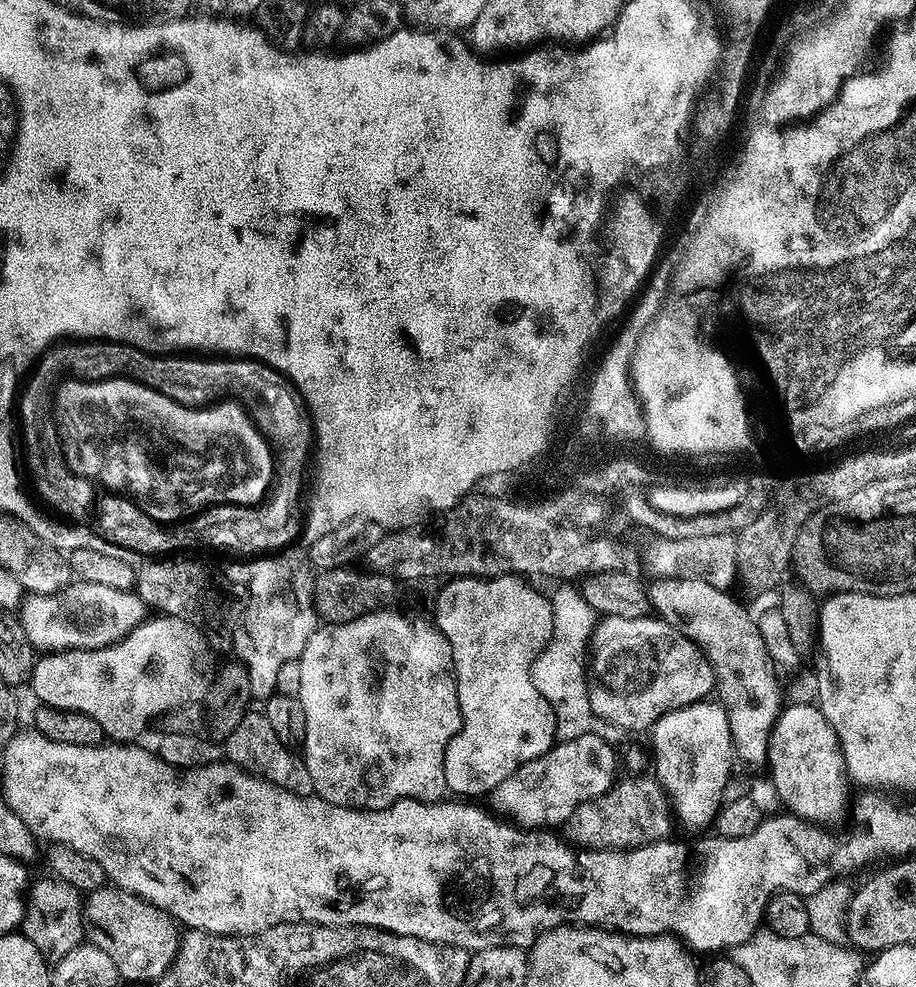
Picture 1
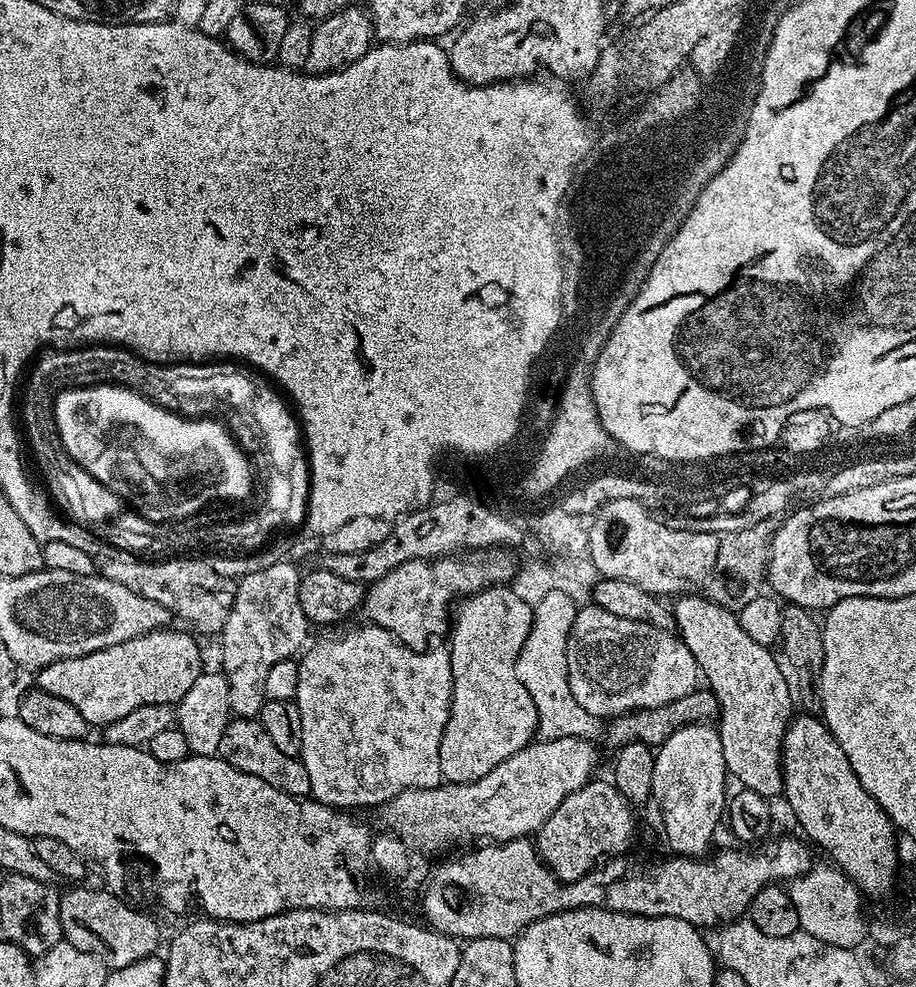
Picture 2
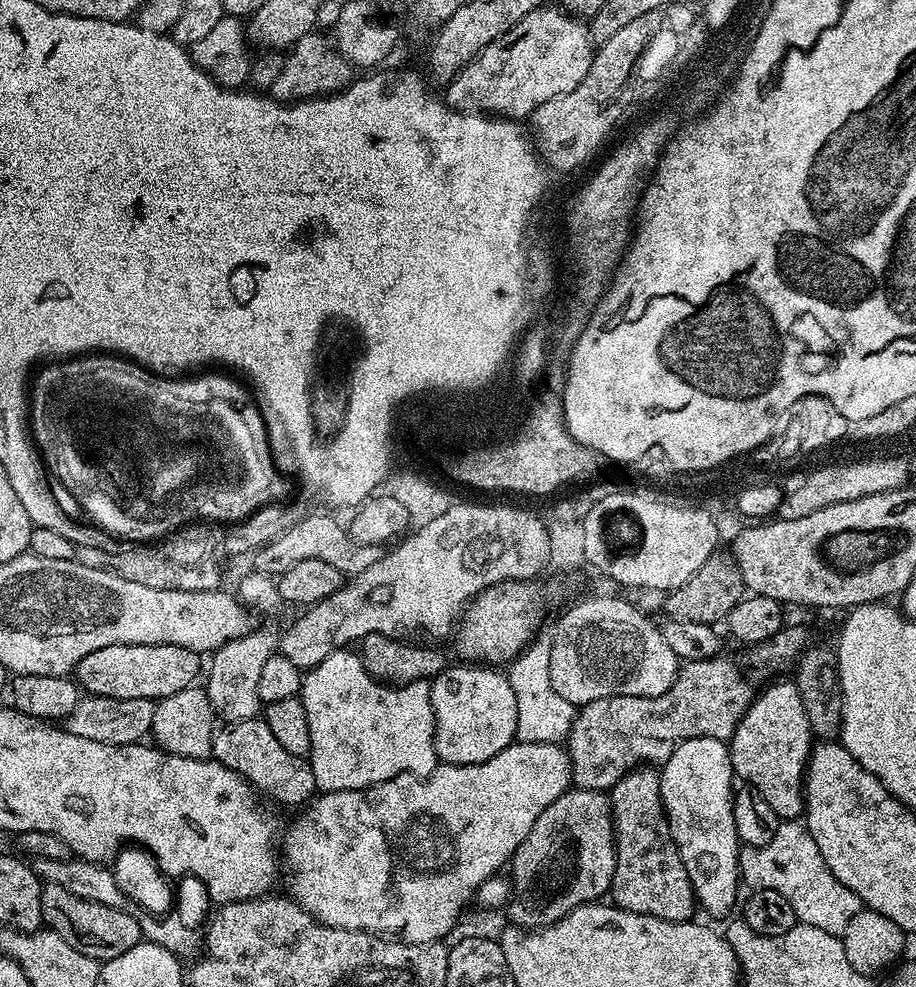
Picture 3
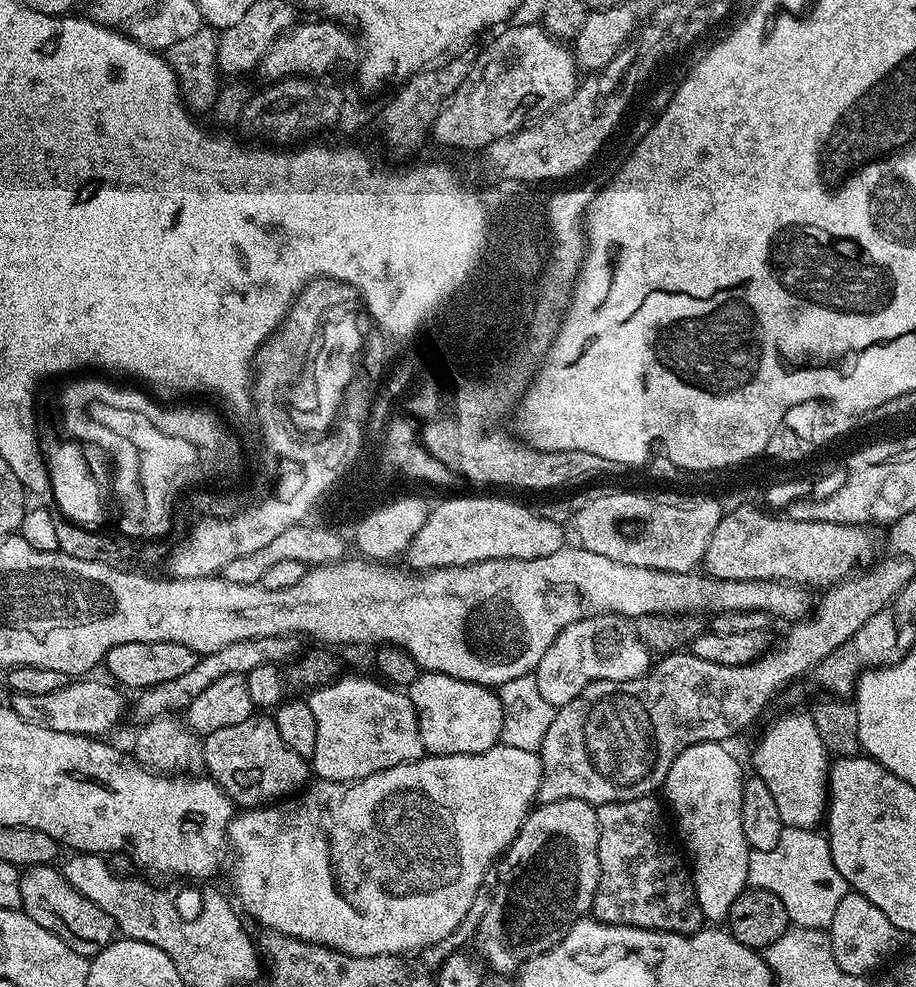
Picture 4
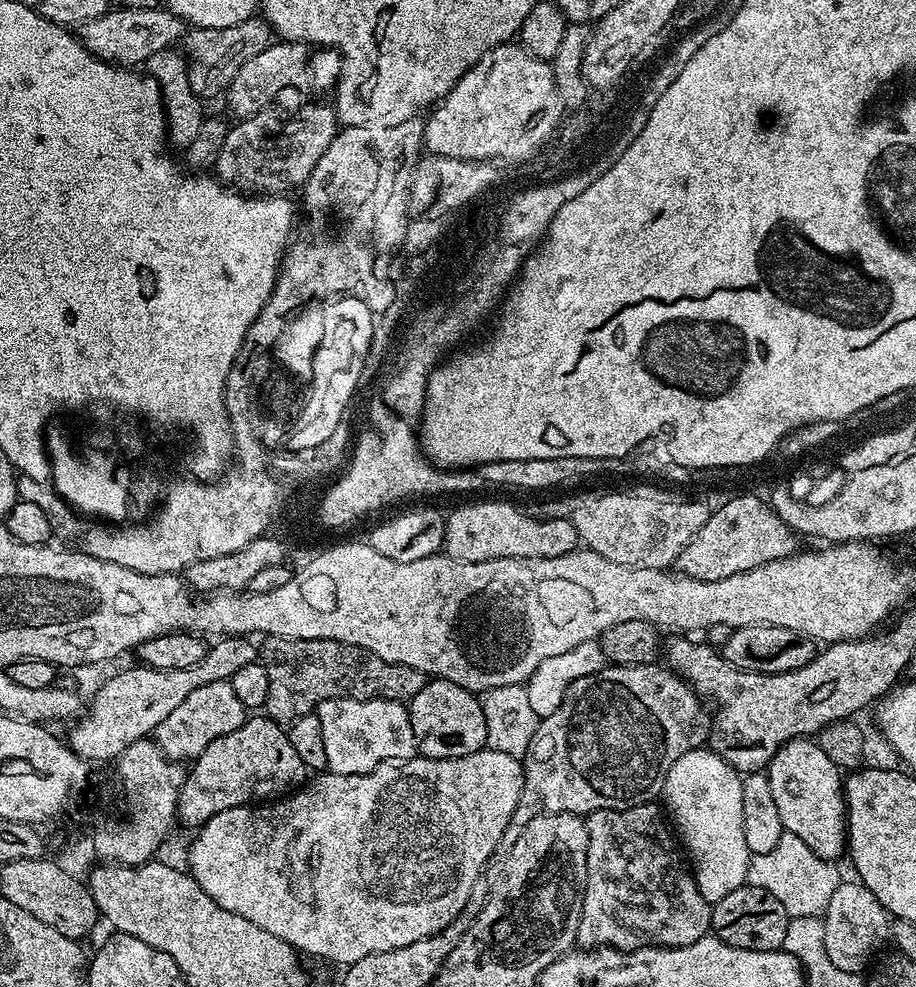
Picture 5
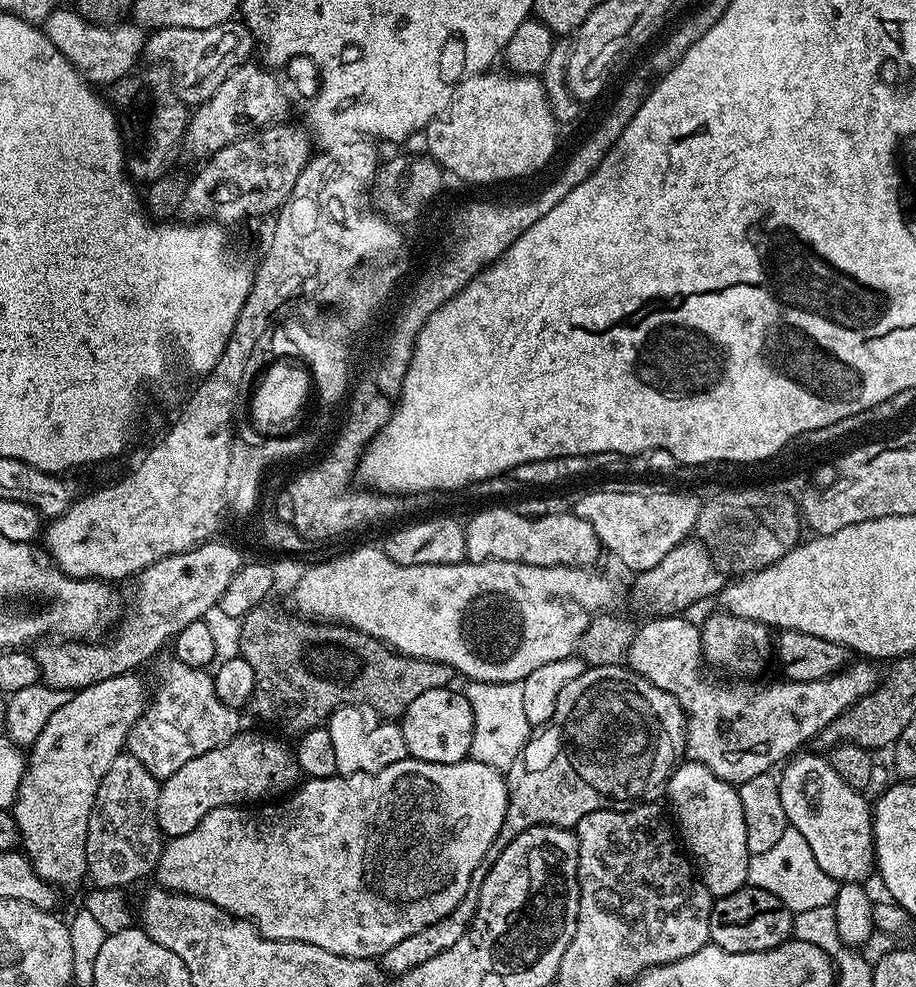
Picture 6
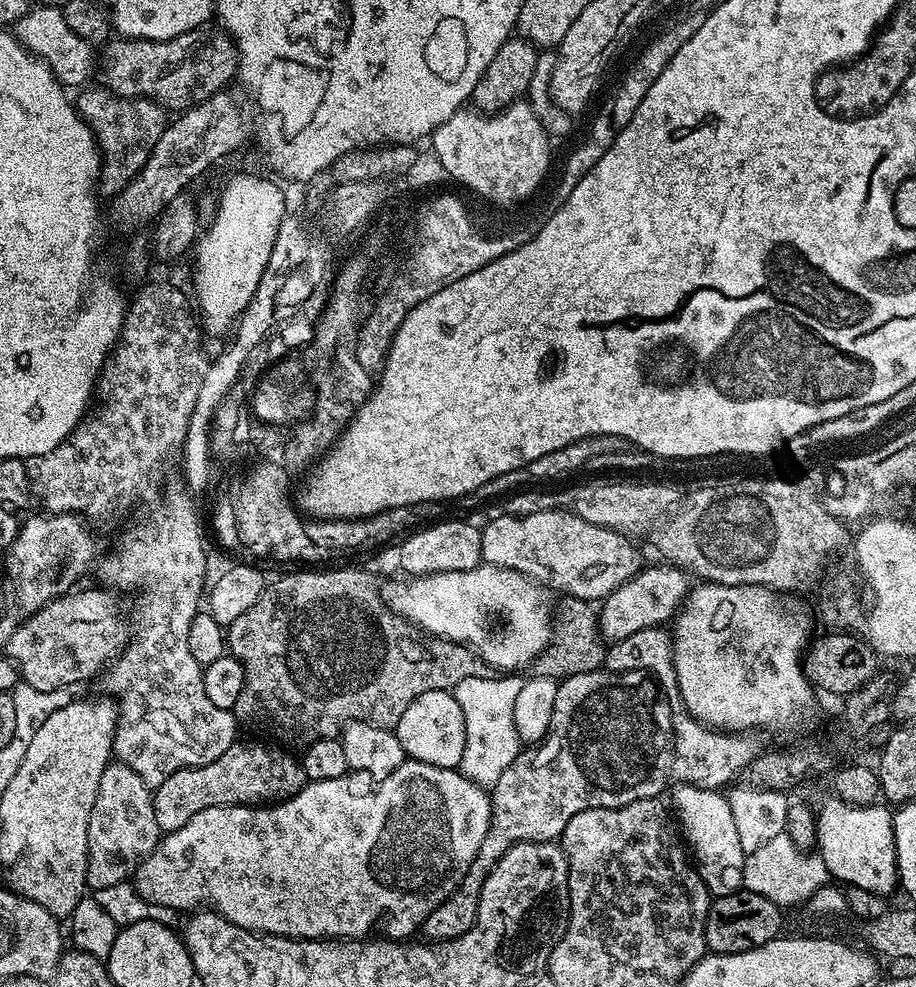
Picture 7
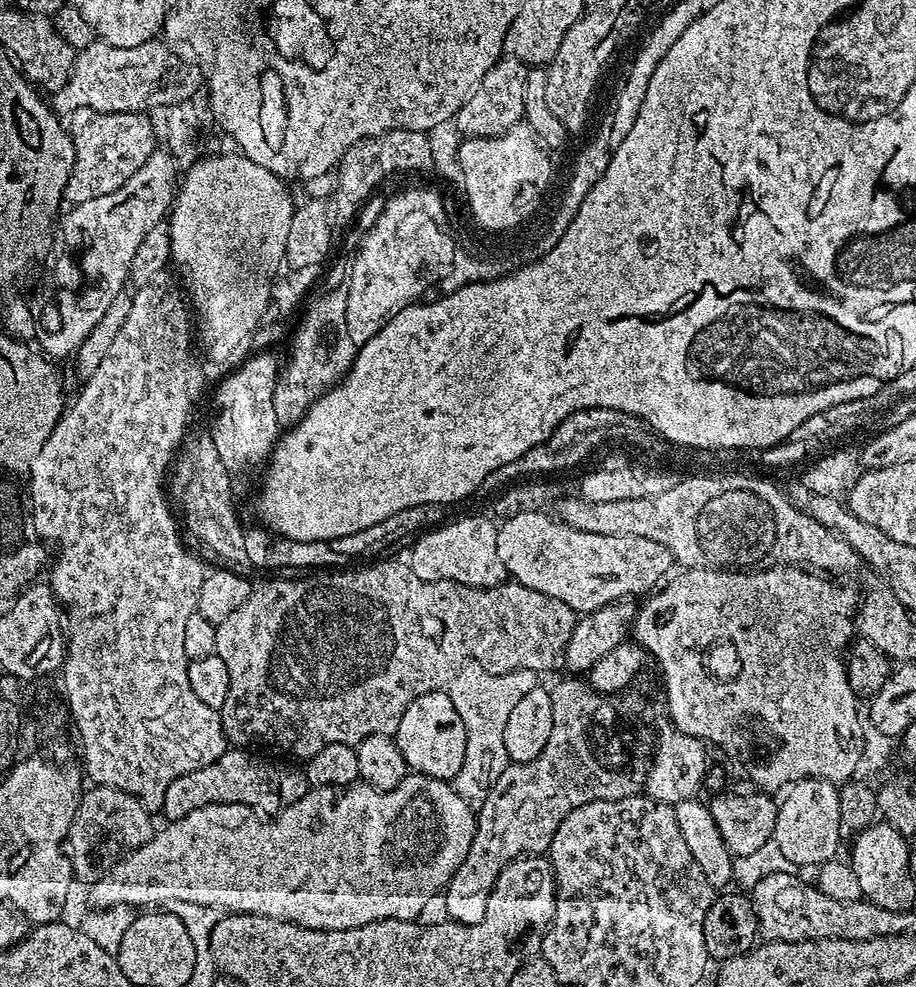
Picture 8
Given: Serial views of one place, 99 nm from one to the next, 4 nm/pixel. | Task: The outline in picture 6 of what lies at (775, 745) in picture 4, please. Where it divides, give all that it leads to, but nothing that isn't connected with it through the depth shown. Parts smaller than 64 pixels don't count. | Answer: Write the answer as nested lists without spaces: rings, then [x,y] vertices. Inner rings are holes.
[[[797,754],[783,765],[784,773],[779,773],[780,794],[782,796],[782,810],[786,810],[789,825],[806,838],[810,850],[818,866],[830,874],[840,884],[859,884],[866,881],[868,875],[874,872],[874,853],[872,850],[872,812],[870,800],[859,788],[852,788],[828,765],[827,759],[820,756],[804,756]]]

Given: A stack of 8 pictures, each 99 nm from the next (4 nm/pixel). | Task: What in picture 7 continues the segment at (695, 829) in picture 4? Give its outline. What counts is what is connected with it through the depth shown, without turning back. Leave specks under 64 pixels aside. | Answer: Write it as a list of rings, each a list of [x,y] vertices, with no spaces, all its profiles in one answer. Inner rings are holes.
[[[681,784],[673,789],[671,807],[678,821],[679,831],[690,849],[691,859],[699,865],[700,877],[708,887],[709,893],[717,897],[741,891],[744,888],[746,853],[738,842],[727,795],[714,788],[699,788],[693,784]],[[674,807],[676,807],[676,812]]]

